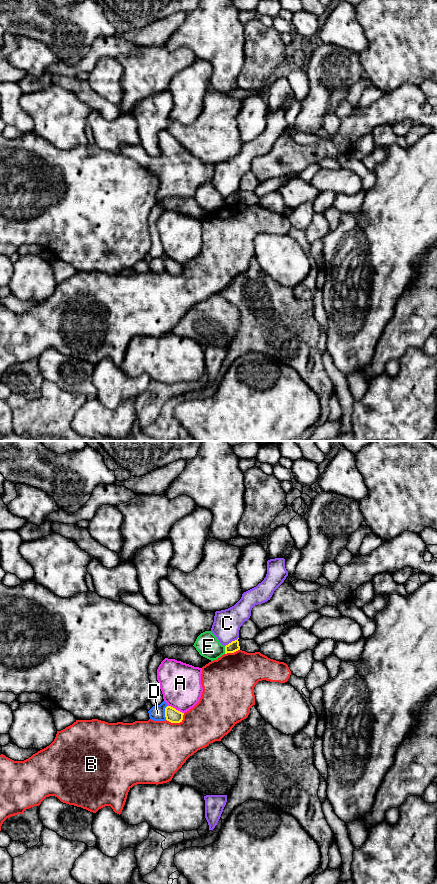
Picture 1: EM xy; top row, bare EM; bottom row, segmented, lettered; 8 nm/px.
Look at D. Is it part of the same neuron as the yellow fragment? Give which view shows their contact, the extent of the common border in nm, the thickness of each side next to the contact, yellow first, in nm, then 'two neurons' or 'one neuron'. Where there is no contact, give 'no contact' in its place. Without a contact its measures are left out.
contact in xy; length 120 nm; calibres 120 and 130 nm; two neurons

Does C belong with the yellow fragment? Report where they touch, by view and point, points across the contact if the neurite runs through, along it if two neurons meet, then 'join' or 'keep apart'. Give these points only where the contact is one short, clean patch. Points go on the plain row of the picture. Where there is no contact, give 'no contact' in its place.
xy (232, 193) | keep apart

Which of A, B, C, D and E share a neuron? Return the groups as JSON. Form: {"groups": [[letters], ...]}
{"groups": [["A"], ["B"], ["C", "D"], ["E"]]}

